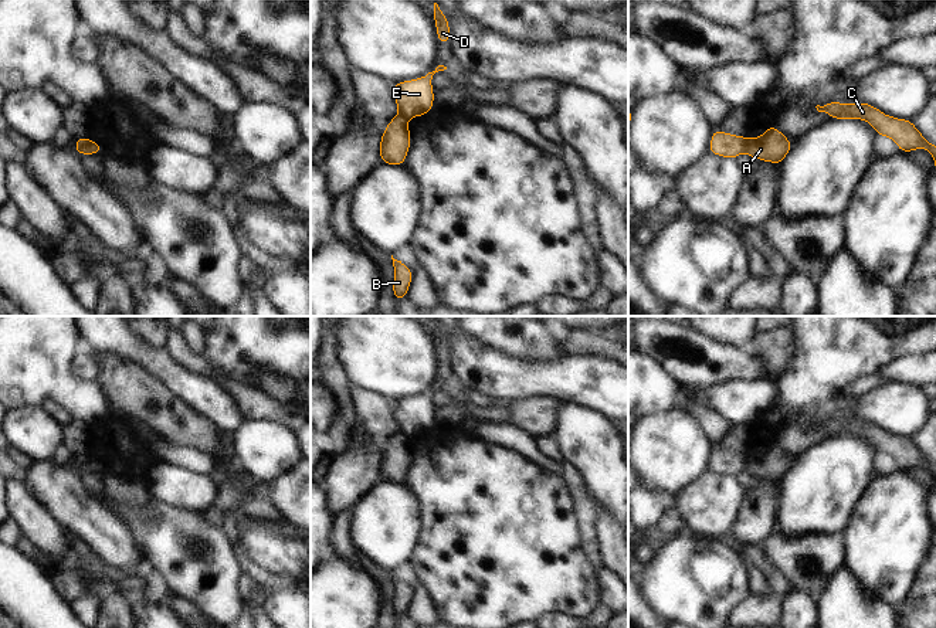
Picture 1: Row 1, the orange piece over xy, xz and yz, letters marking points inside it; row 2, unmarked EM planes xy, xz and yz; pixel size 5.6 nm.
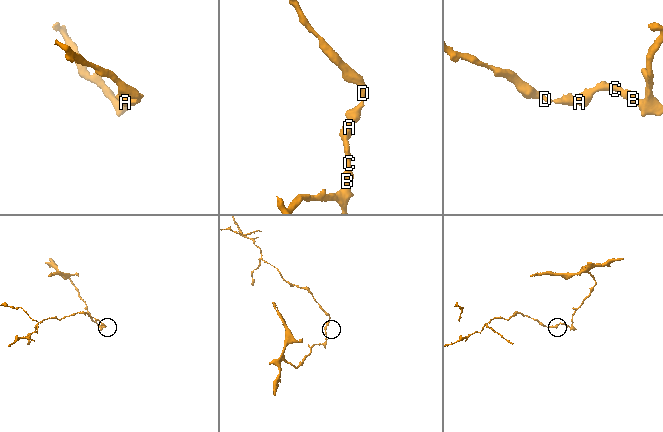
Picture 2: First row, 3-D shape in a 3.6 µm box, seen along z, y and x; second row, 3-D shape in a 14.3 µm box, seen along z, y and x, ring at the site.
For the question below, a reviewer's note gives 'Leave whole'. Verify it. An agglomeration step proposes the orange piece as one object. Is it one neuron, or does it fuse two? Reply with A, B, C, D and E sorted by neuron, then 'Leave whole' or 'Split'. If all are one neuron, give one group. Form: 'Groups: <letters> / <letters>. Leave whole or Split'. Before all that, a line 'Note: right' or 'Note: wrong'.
Note: wrong
Groups: A B C / D E. Split

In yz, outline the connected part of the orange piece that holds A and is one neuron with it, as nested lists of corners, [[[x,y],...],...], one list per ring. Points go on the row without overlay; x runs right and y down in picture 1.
[[[769,442],[762,454],[749,456],[746,471],[762,479],[780,482],[791,466],[793,462],[789,455],[777,445]]]

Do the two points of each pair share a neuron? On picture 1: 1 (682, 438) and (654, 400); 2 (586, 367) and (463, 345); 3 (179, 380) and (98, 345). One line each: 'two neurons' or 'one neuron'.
1: two neurons
2: one neuron
3: one neuron

